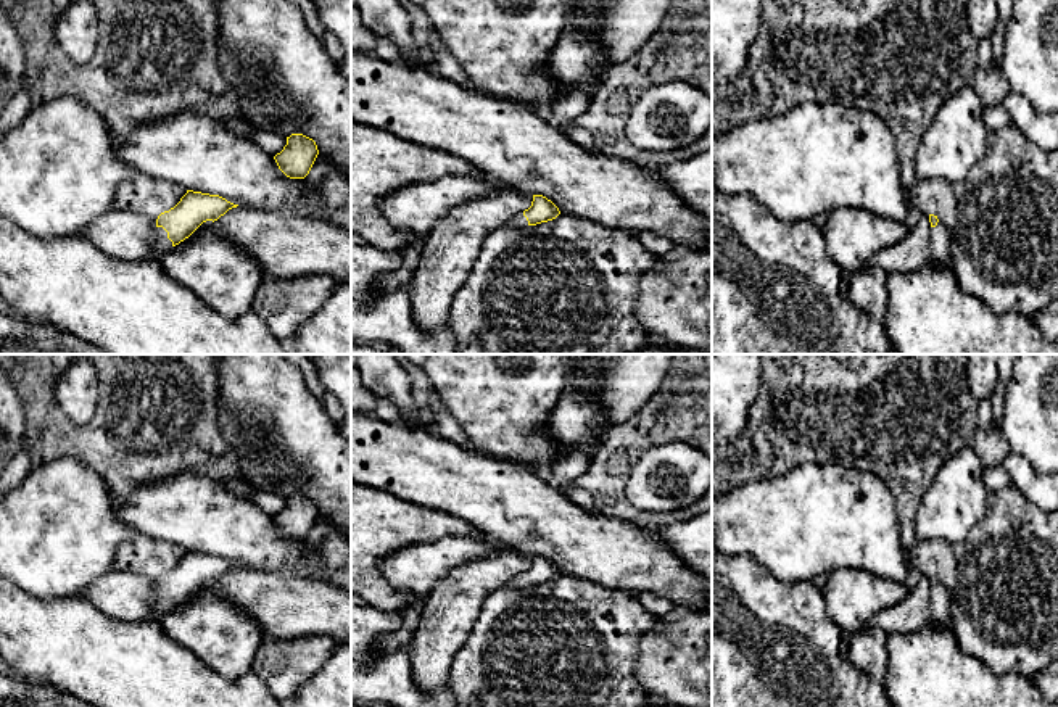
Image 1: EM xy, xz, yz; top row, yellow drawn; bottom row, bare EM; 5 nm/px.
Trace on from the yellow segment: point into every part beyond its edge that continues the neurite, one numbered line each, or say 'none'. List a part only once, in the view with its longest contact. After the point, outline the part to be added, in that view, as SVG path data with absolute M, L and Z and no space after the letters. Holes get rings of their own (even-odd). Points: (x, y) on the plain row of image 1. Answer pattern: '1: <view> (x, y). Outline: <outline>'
1: xy (161, 603). Outline: M163 588L155 589L155 620L161 620L172 609L167 593Z

